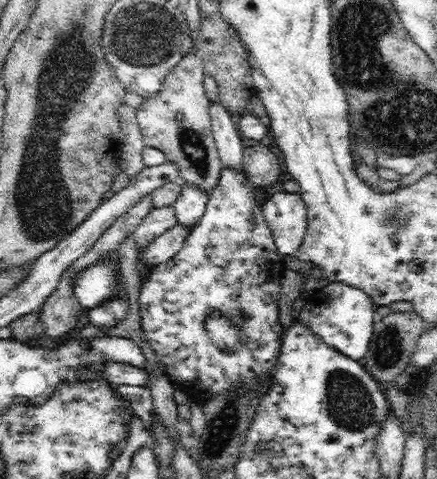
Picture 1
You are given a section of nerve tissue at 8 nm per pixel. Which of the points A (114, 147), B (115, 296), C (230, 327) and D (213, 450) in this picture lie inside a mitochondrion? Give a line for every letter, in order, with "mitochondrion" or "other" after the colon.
A: other
B: other
C: mitochondrion
D: mitochondrion

